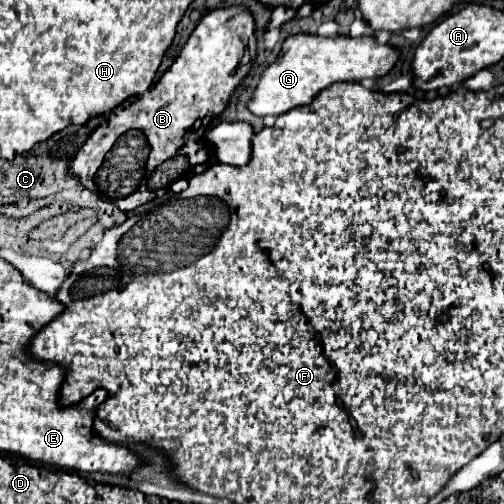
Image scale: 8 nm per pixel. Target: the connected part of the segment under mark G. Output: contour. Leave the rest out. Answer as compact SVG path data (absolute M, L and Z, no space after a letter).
M312 34L288 36L282 44L280 56L272 62L252 90L246 108L256 116L280 116L296 106L310 104L318 92L334 82L360 82L364 78L380 78L392 70L398 60L398 50L390 44L376 44L372 36L334 36L322 38Z

